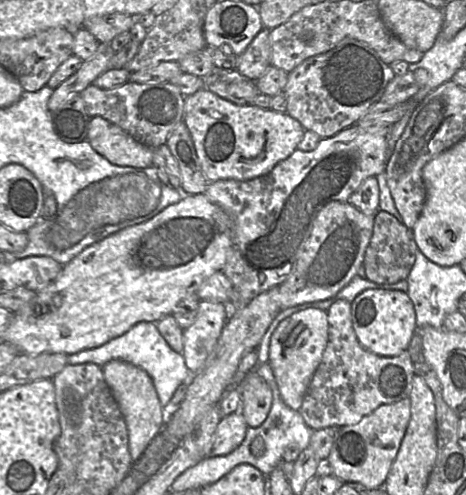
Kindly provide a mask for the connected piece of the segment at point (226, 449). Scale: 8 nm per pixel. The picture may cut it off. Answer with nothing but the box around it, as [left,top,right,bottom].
[208,413,248,457]

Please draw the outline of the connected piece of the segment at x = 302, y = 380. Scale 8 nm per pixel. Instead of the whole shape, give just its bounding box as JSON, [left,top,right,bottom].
[269,308,327,409]

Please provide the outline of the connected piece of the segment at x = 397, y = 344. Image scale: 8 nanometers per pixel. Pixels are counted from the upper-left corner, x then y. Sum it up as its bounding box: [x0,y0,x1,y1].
[351,289,416,356]

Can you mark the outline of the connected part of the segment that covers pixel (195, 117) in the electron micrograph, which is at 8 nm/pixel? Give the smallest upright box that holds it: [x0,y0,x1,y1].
[182,87,305,183]

